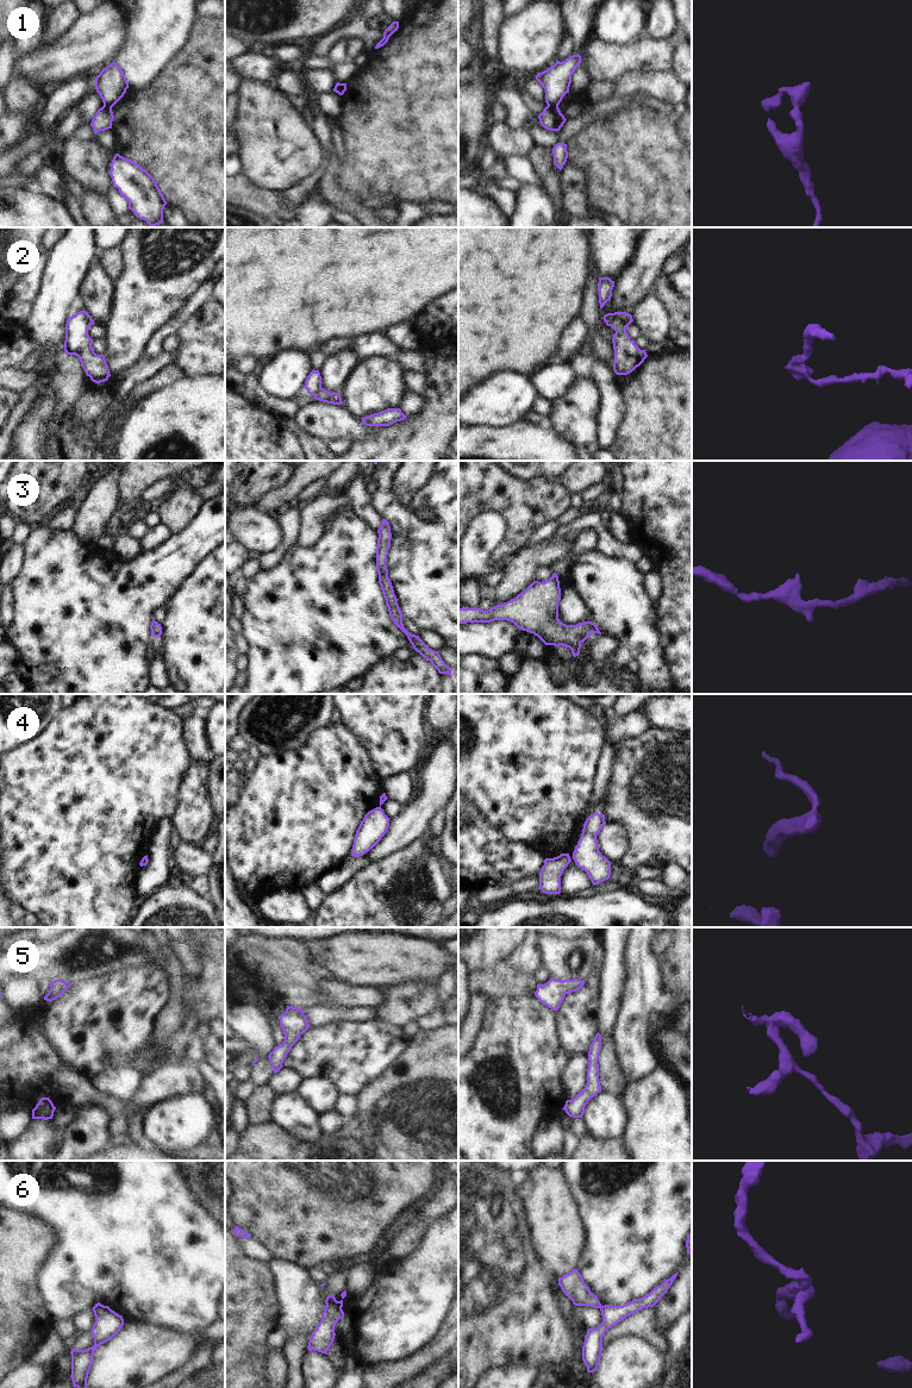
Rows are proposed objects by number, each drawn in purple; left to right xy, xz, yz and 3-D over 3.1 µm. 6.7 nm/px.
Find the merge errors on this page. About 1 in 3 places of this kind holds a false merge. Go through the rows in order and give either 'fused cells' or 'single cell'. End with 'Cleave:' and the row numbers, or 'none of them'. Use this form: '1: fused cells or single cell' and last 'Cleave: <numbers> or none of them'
1: fused cells
2: fused cells
3: single cell
4: fused cells
5: single cell
6: fused cells
Cleave: 1, 2, 4, 6

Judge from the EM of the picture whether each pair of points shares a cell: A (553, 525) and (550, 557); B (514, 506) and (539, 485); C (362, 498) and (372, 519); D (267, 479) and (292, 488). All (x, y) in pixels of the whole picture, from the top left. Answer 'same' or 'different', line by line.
A: different
B: same
C: same
D: different

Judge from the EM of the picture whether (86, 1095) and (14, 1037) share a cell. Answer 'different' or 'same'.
different

